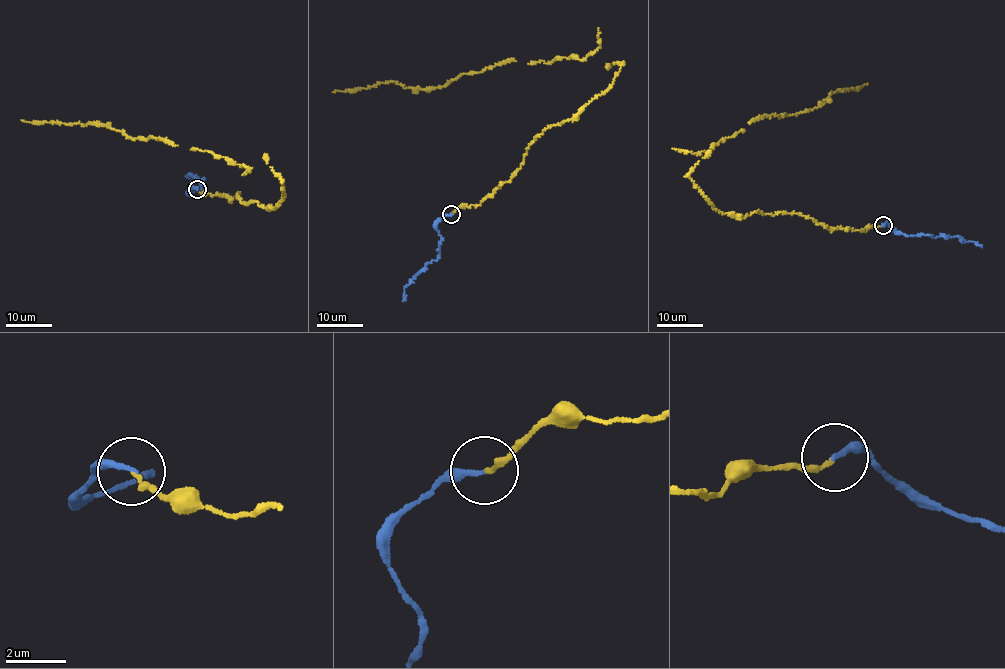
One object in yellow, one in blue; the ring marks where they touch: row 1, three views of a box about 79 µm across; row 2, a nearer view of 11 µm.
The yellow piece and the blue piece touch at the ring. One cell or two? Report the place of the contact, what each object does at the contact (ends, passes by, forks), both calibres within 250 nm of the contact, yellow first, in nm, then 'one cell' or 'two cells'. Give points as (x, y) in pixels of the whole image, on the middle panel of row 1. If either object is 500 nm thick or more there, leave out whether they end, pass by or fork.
at (451, 214); yellow ends there; blue ends there; 160 nm thick on the yellow side, 170 nm on the other; one cell

